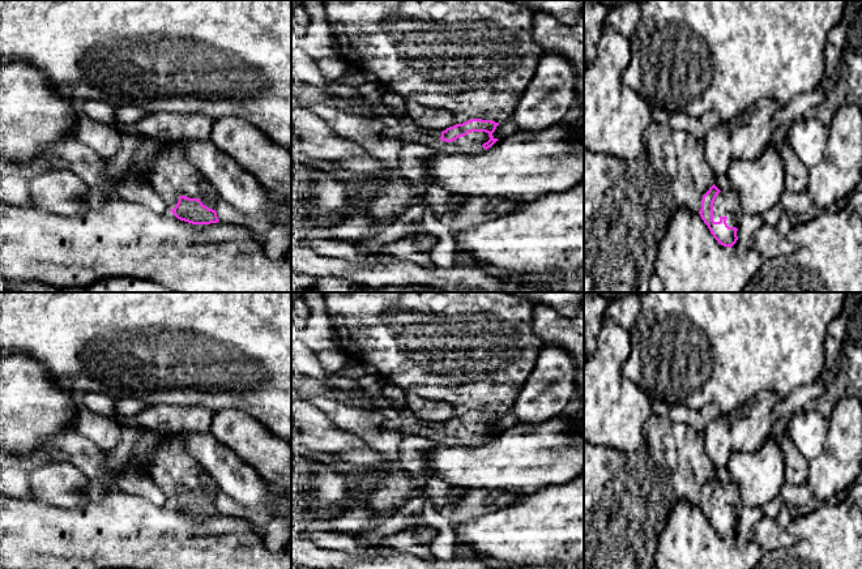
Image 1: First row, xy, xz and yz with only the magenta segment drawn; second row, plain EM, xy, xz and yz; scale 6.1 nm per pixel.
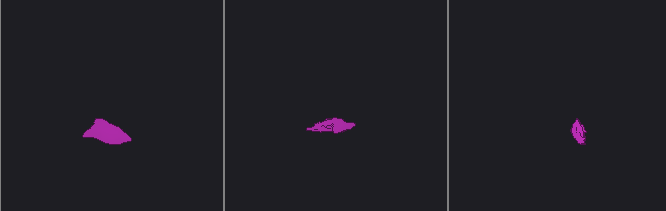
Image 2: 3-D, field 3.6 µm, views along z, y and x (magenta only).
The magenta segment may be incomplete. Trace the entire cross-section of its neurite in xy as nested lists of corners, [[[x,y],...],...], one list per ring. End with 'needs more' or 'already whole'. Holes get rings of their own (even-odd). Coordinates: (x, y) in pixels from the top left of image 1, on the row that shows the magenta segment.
[[[180,196],[176,206],[170,210],[178,219],[192,224],[219,222],[217,211],[205,206],[199,198]]] | already whole

